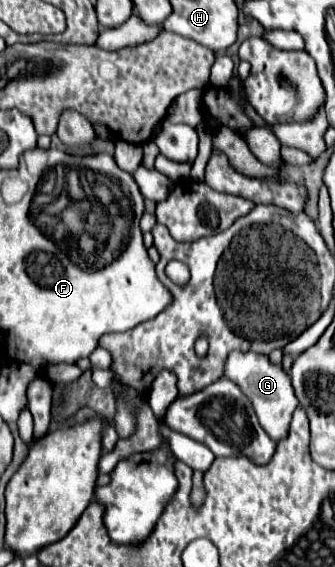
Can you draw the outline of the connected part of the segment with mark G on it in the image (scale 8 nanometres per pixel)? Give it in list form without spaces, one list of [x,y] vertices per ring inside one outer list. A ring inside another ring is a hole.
[[[233,351],[225,363],[225,377],[231,379],[233,383],[237,383],[241,387],[241,391],[251,399],[251,405],[259,417],[261,427],[267,431],[267,435],[273,441],[287,437],[291,413],[295,411],[295,407],[299,403],[297,403],[297,397],[293,393],[291,377],[289,377],[289,373],[283,371],[281,365],[273,365],[267,355]]]

